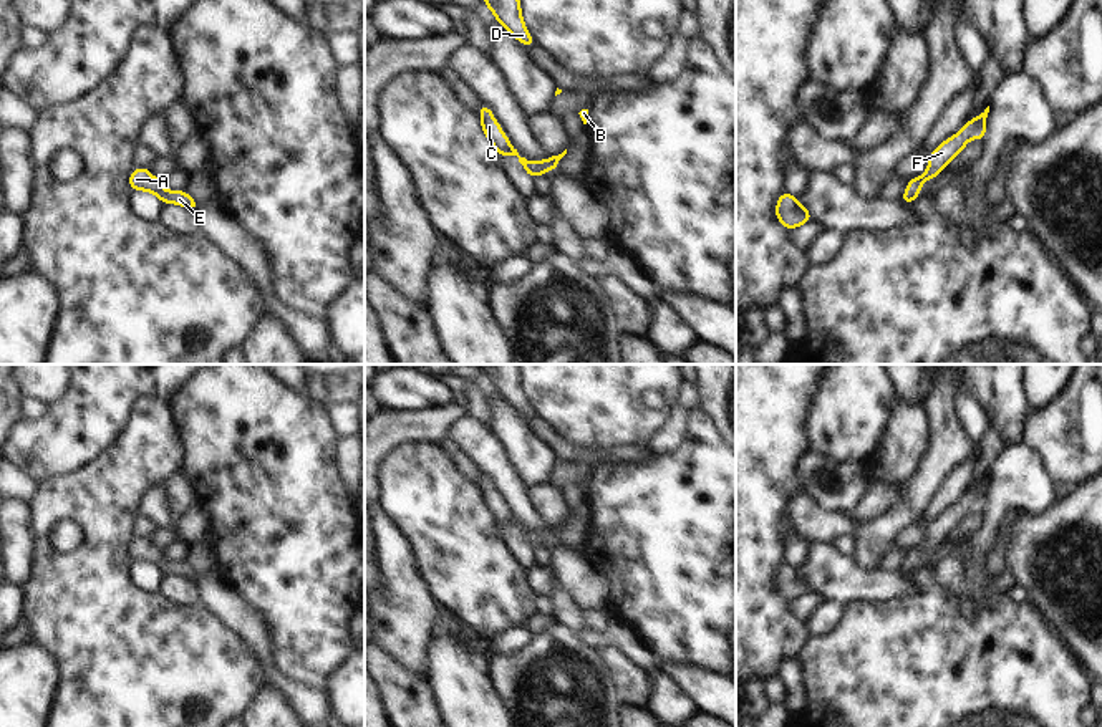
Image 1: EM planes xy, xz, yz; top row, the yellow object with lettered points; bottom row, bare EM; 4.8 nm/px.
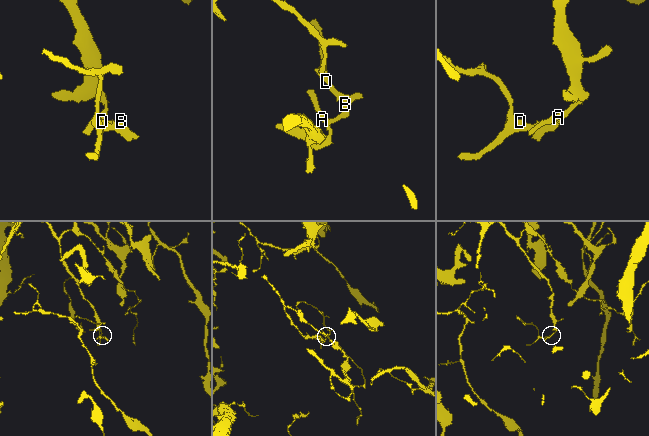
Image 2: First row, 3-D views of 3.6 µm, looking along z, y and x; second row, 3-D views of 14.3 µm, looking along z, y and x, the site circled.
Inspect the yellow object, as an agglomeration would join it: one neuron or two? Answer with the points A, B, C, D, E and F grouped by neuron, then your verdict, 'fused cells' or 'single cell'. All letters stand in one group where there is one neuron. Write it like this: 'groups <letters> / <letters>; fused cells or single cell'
groups A B C D E F; single cell

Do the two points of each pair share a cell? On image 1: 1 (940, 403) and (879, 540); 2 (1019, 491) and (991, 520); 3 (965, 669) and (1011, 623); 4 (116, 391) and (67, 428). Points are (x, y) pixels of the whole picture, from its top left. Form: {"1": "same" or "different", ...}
{"1": "same", "2": "same", "3": "same", "4": "same"}

